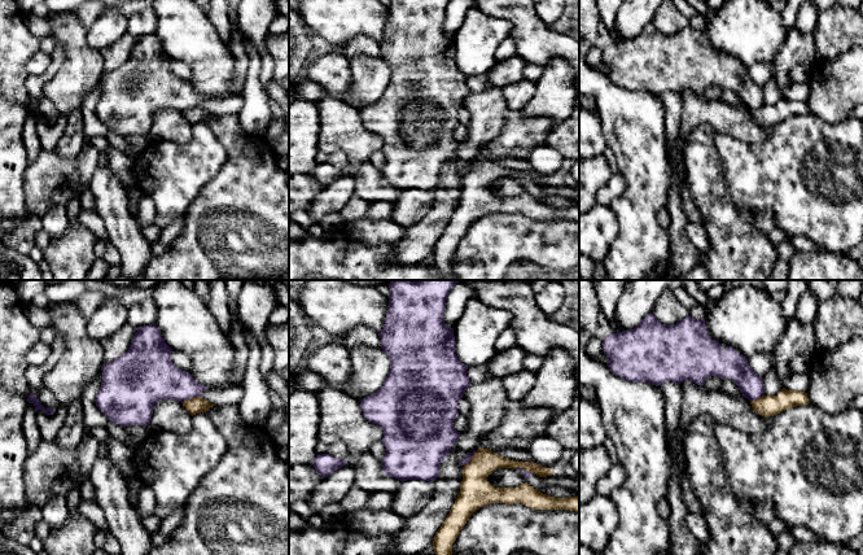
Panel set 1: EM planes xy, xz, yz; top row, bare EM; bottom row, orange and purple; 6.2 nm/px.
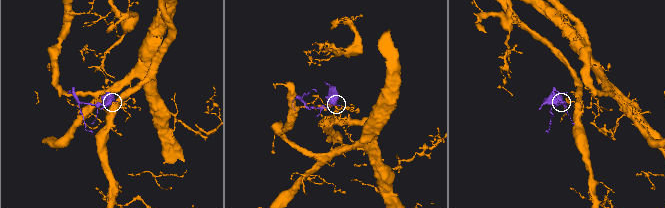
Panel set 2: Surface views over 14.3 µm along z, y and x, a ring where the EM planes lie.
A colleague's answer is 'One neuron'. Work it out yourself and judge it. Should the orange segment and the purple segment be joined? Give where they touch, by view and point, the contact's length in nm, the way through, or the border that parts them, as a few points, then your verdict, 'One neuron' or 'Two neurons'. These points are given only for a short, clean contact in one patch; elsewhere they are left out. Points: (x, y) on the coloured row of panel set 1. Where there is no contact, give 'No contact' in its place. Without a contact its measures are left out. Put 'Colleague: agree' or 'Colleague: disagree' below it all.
Touches orange at xy (191, 398). Shared border 120 nm. Boundary: xy (198, 396), (182, 402). Two neurons
Colleague: disagree

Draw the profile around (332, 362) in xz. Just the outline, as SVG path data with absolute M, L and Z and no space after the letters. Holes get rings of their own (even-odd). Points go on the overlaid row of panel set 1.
M327 344L312 348L305 363L305 370L320 375L332 388L349 393L351 360L346 346Z

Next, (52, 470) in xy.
M56 438L40 440L23 464L25 511L43 504L53 495L63 495L80 486L88 476L80 472L78 446L61 446Z

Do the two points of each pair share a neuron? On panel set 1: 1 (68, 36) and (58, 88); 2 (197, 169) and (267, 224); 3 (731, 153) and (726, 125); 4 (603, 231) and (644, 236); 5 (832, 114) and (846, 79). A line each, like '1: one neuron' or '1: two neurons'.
1: one neuron
2: two neurons
3: two neurons
4: two neurons
5: one neuron

